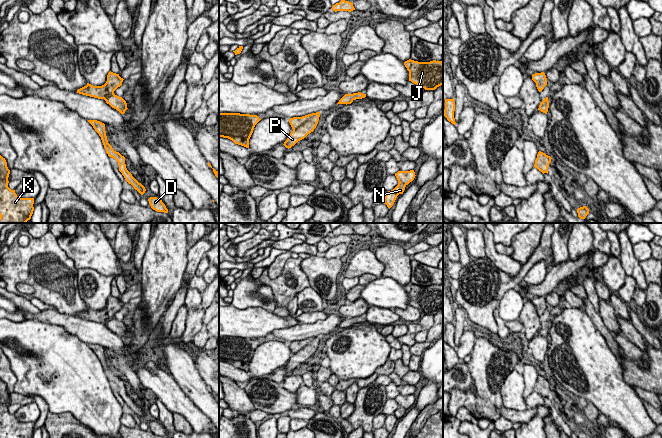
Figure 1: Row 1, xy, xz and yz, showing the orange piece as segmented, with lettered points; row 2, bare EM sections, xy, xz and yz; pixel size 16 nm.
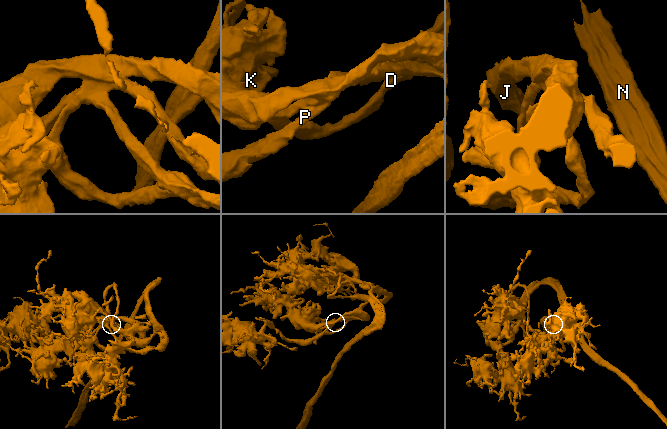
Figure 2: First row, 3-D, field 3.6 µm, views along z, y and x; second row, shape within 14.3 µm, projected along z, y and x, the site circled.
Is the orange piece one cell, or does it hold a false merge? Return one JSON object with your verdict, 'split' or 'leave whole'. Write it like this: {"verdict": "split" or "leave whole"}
{"verdict": "leave whole"}

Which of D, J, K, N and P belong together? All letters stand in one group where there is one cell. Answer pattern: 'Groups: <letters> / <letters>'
Groups: D J K N P

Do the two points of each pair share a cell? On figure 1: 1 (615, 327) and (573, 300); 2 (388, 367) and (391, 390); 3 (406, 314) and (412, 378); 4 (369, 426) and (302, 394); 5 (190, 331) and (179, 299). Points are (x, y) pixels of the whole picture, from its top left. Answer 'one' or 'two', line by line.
1: one
2: one
3: two
4: two
5: one

